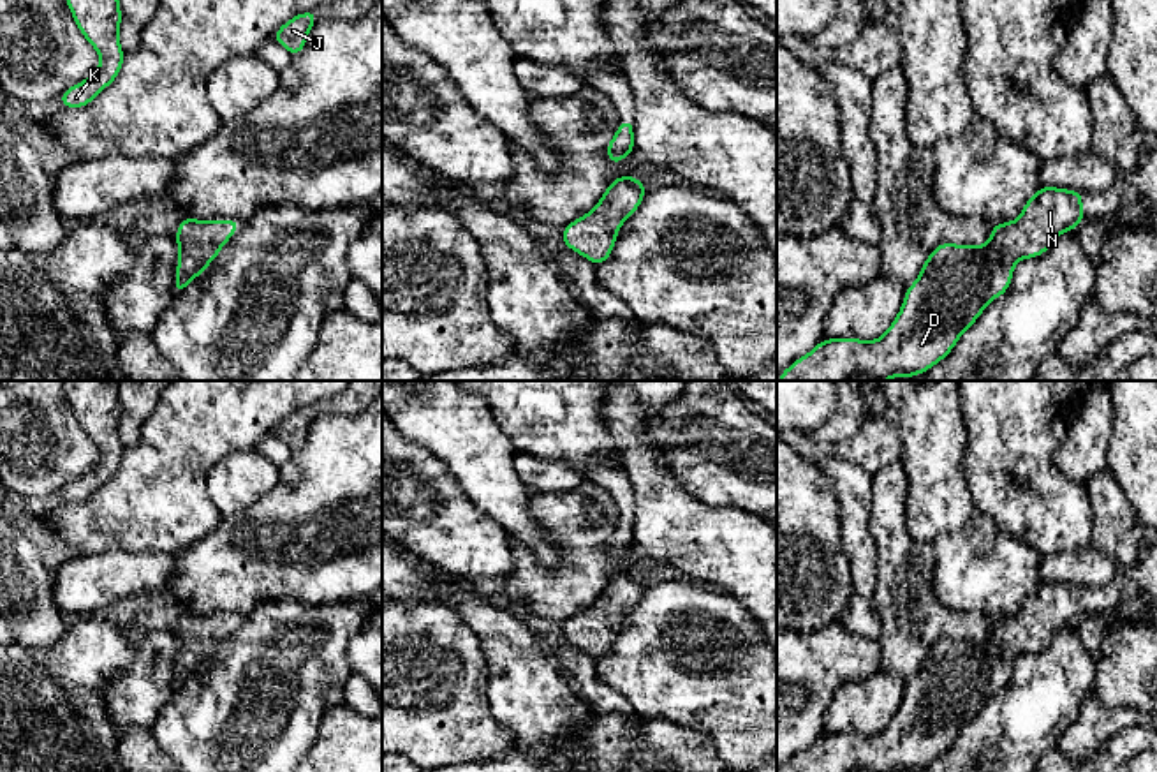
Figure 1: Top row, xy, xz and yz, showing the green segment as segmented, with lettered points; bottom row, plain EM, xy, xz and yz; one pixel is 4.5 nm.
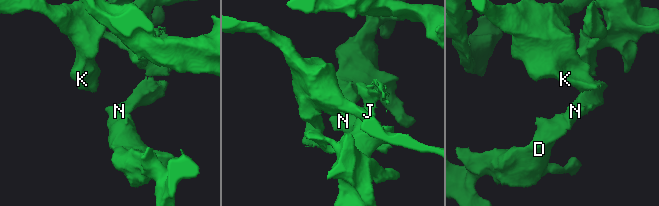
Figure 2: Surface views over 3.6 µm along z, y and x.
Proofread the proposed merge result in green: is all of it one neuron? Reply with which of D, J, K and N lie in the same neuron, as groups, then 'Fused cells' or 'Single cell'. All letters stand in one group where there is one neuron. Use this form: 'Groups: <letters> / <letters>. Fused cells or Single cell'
Groups: D J K N. Single cell

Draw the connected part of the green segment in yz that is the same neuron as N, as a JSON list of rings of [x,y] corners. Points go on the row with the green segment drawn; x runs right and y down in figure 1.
[[[1039,187],[1016,220],[993,224],[988,243],[937,245],[881,338],[821,340],[778,381],[849,381],[854,375],[886,381],[930,370],[951,353],[986,305],[1007,293],[1018,259],[1043,256],[1060,233],[1074,231],[1085,220],[1083,196]]]

